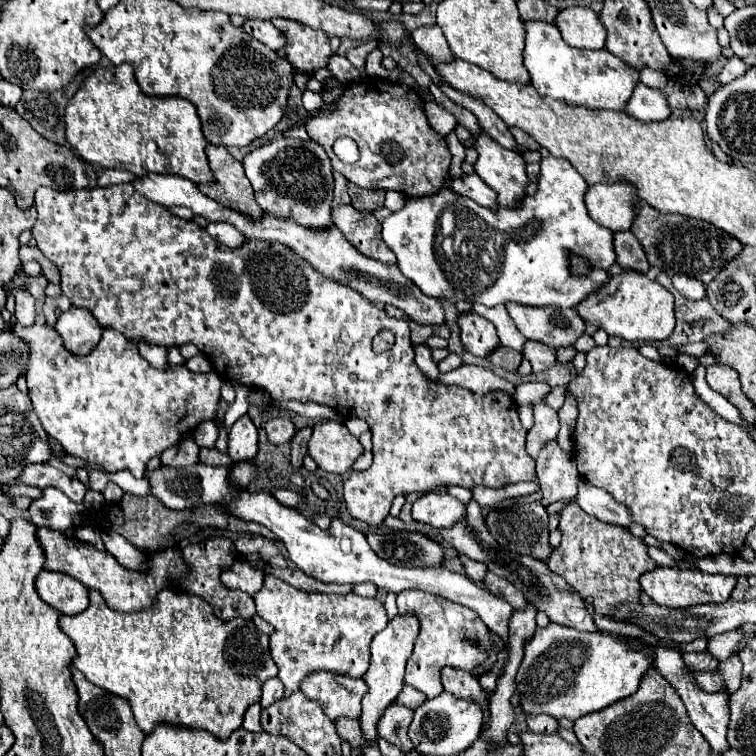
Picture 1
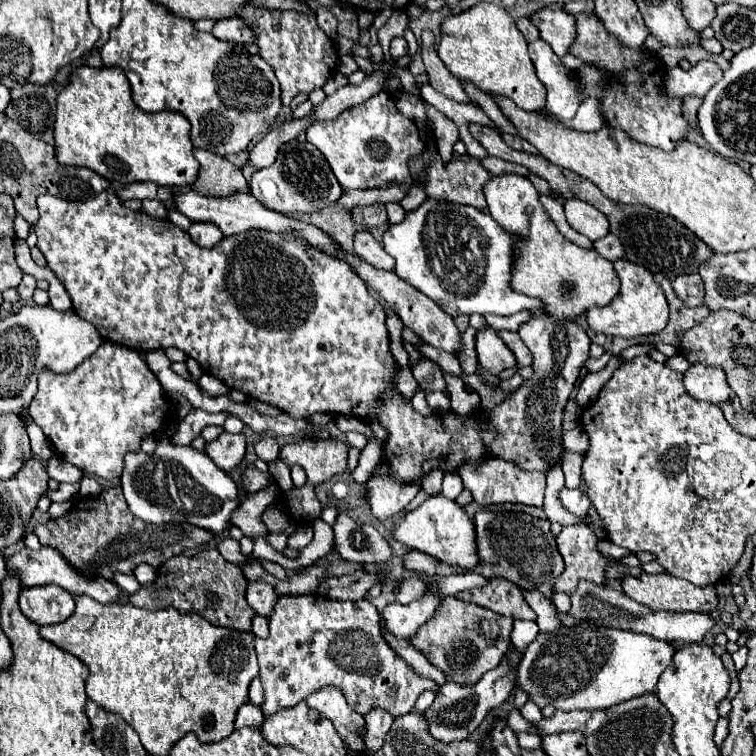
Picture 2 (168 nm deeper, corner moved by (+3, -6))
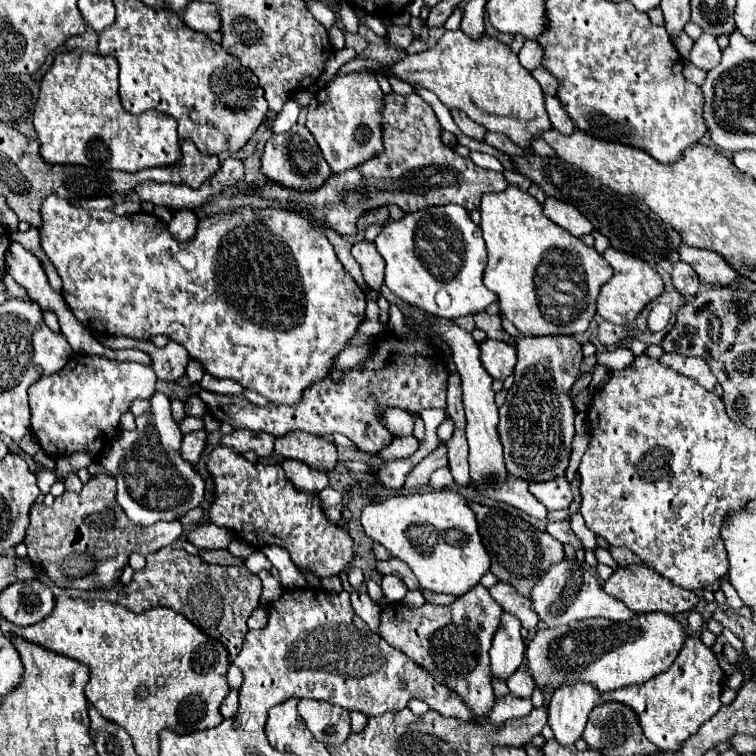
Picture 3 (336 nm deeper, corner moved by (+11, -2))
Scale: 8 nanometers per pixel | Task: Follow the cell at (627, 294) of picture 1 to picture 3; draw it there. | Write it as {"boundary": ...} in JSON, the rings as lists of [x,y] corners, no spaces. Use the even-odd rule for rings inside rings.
{"boundary":[[[607,248],[603,252],[603,258],[611,264],[613,276],[601,288],[601,294],[599,294],[599,300],[597,300],[597,314],[601,318],[613,322],[613,324],[627,326],[627,324],[631,324],[631,320],[635,320],[639,316],[639,312],[651,300],[655,300],[663,292],[663,280],[647,262],[643,262],[637,256],[629,256],[627,252],[619,252],[615,248]]]}

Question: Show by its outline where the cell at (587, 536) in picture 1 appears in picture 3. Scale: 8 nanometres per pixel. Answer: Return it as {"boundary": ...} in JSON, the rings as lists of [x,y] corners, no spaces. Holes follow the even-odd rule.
{"boundary":[[[561,520],[561,522],[547,522],[547,532],[555,538],[555,540],[559,540],[561,544],[565,544],[565,542],[571,542],[573,546],[575,546],[575,550],[579,550],[581,548],[581,544],[579,544],[579,540],[575,538],[575,534],[571,532],[571,526],[569,526],[569,520]]]}

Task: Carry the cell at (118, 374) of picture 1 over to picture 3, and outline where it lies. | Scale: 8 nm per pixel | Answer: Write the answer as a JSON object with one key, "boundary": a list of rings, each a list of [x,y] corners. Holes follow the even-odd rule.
{"boundary":[[[77,354],[57,374],[43,376],[29,388],[31,430],[41,448],[53,456],[71,456],[79,450],[99,454],[119,430],[119,418],[135,398],[151,398],[153,368],[139,362],[117,362],[103,356]]]}

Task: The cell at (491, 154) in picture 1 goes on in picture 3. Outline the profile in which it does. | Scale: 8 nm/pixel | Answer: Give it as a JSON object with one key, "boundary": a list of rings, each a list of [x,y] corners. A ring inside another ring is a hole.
{"boundary":[[[507,186],[507,192],[483,196],[481,230],[489,254],[483,284],[497,294],[503,318],[507,318],[525,336],[575,336],[589,328],[597,314],[595,304],[599,290],[613,274],[605,258],[597,254],[595,248],[585,246],[581,238],[571,236],[561,226],[547,220],[547,216],[541,214],[541,204],[517,186]]]}

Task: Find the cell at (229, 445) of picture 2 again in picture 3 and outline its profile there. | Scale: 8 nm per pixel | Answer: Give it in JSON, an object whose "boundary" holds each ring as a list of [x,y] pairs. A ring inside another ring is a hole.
{"boundary":[[[195,430],[195,432],[189,432],[189,434],[183,434],[183,442],[181,442],[181,448],[179,448],[179,454],[183,460],[195,464],[205,448],[205,430]]]}

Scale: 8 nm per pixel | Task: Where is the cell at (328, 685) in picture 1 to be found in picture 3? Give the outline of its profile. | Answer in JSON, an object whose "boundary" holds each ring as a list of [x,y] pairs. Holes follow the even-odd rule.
{"boundary":[[[301,700],[299,714],[321,744],[343,744],[351,732],[349,712],[319,700]]]}

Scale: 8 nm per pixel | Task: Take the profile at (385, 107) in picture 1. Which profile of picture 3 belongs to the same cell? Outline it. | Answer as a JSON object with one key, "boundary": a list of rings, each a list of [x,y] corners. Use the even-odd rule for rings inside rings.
{"boundary":[[[371,70],[335,76],[325,88],[321,88],[313,96],[307,114],[307,128],[315,136],[333,172],[355,168],[357,164],[363,164],[365,160],[381,152],[381,104],[383,92]]]}

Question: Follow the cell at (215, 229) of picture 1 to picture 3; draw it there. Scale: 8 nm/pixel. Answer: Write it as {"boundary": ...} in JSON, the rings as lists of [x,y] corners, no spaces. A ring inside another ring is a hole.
{"boundary":[[[177,210],[177,212],[173,212],[173,218],[167,224],[167,228],[169,228],[169,232],[177,240],[185,242],[185,240],[193,238],[193,230],[197,228],[197,220],[199,218],[193,212],[189,212],[189,210]]]}

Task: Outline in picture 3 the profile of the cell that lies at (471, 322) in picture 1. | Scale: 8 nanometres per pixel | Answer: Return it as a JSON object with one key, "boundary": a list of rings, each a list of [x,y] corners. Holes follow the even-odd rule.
{"boundary":[[[487,338],[481,342],[481,362],[491,378],[505,380],[517,364],[517,348],[507,342]]]}

